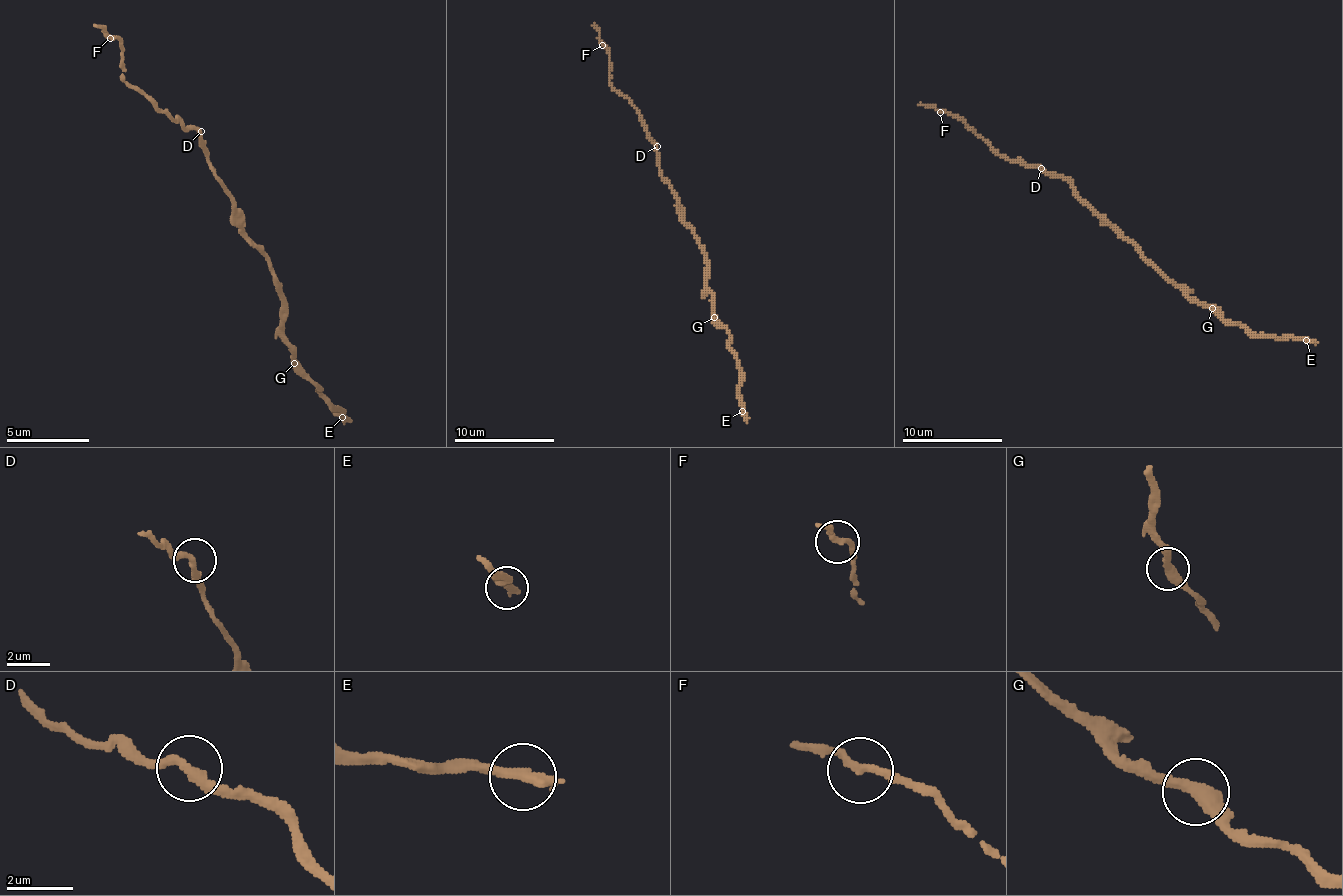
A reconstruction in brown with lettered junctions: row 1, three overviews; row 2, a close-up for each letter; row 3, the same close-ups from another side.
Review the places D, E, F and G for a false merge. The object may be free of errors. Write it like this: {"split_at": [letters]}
{"split_at": []}

